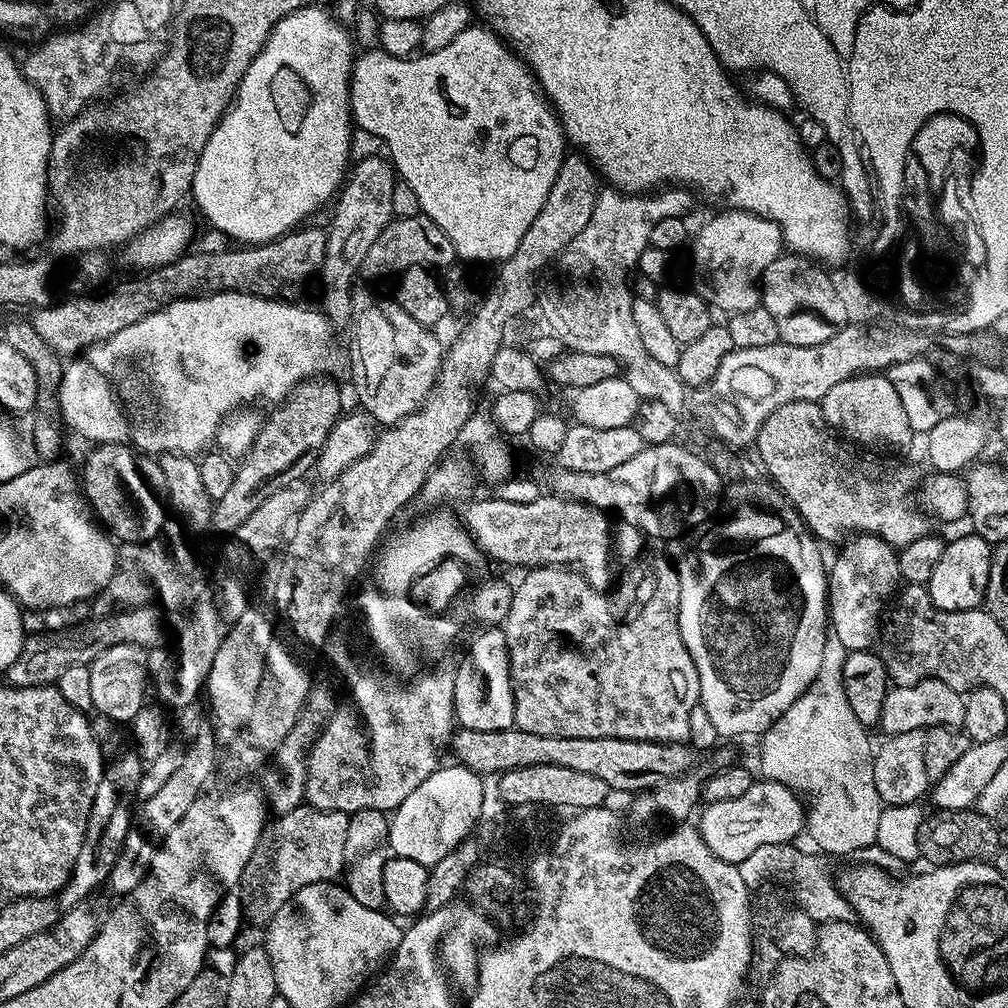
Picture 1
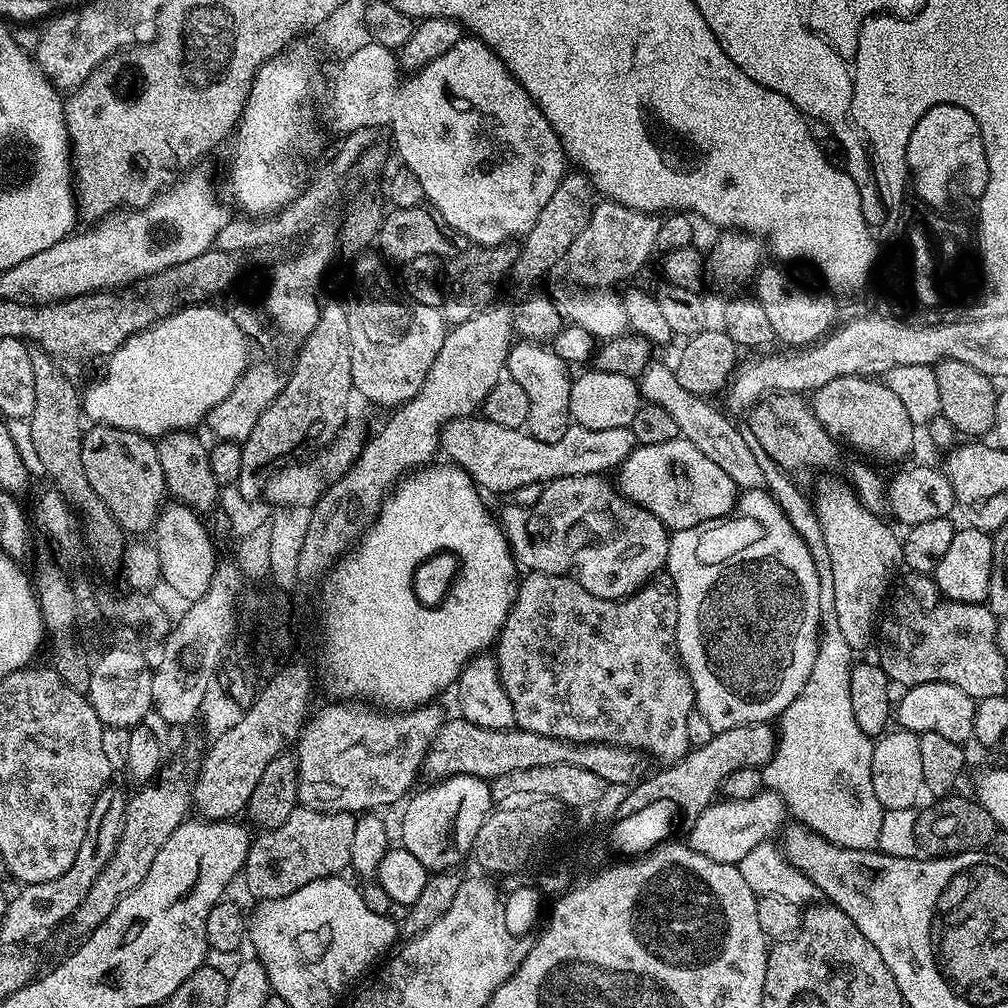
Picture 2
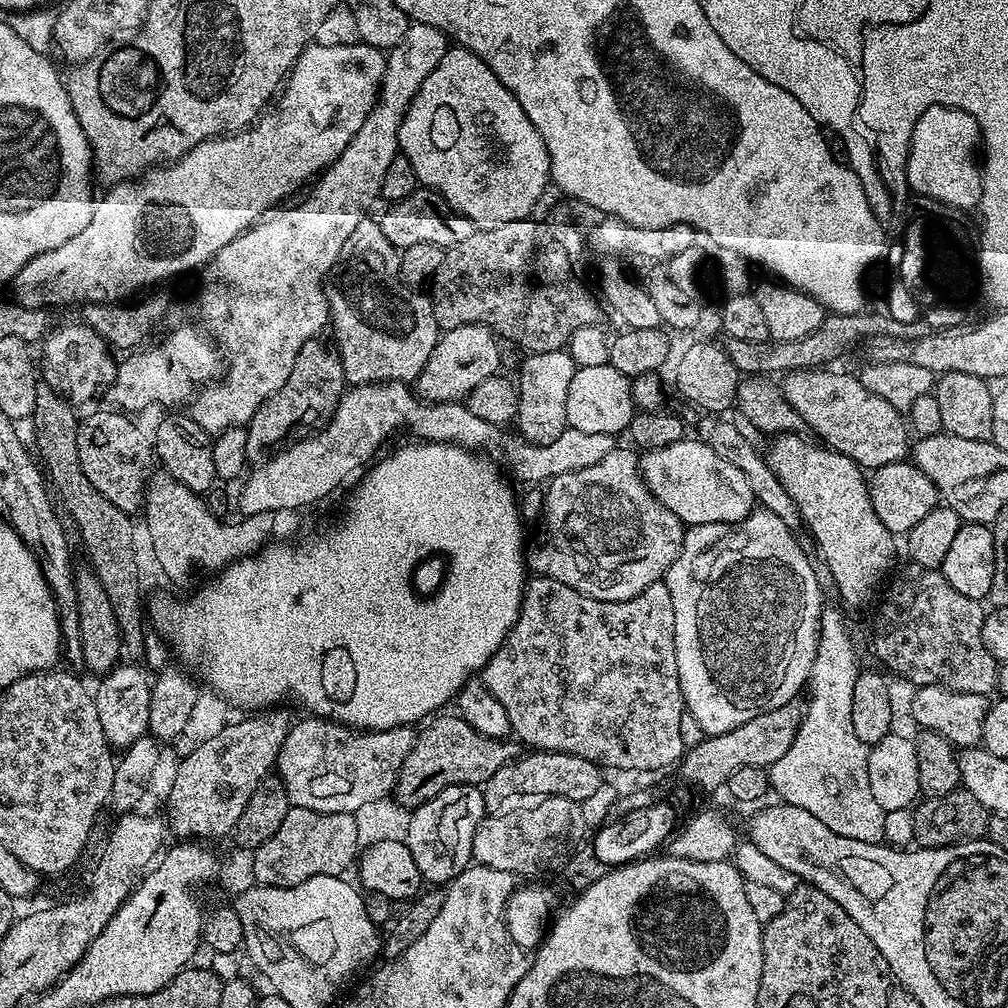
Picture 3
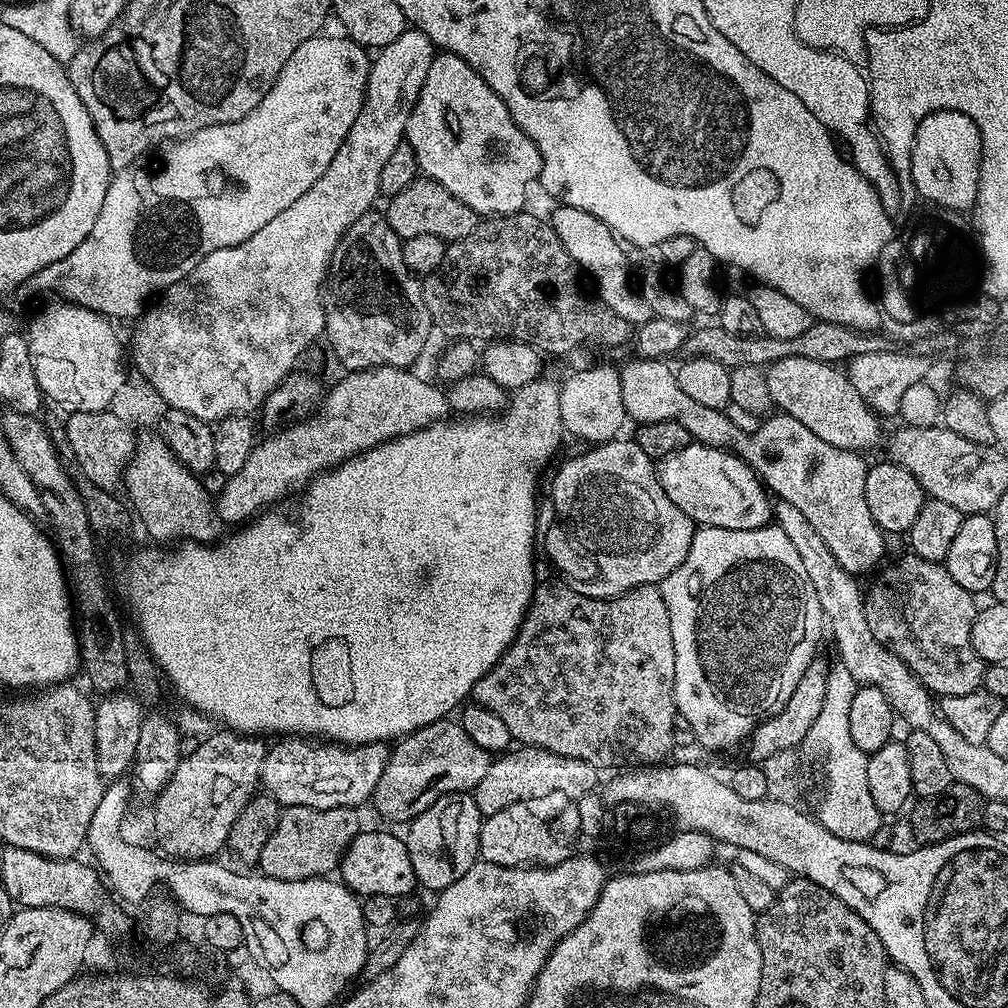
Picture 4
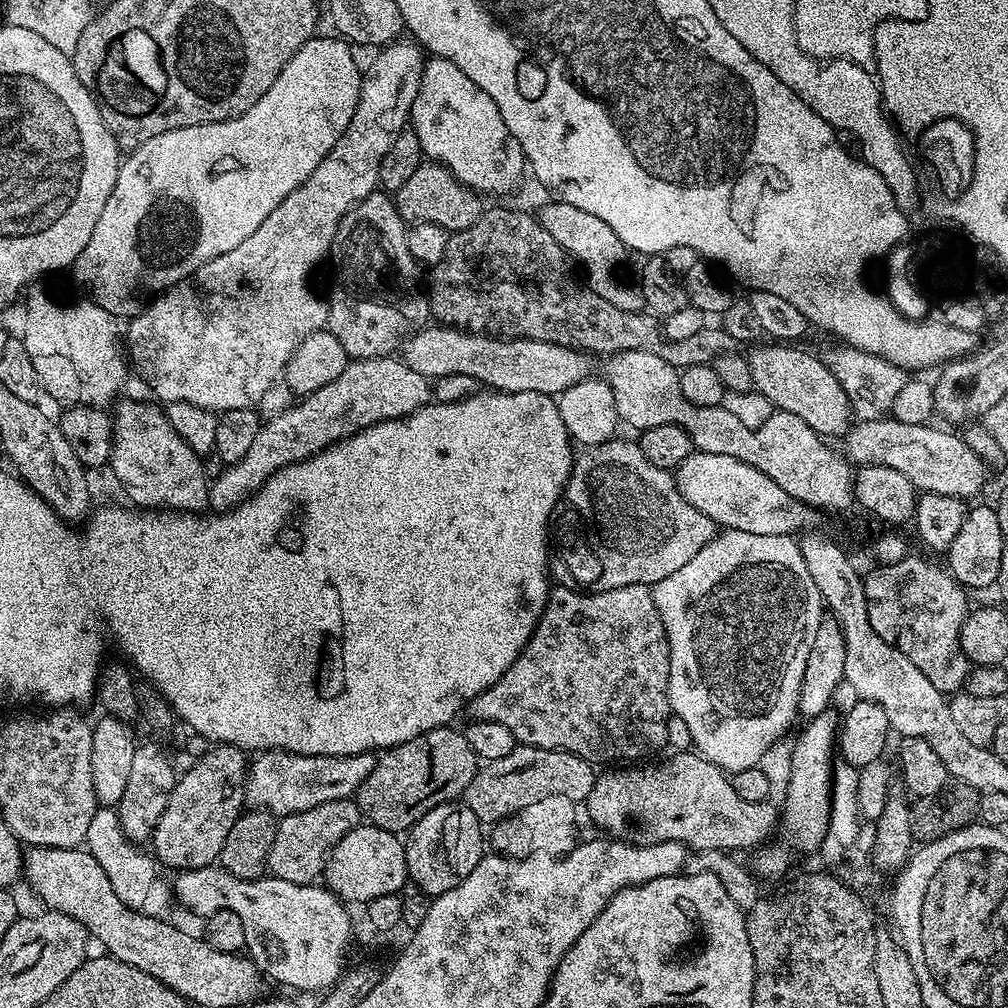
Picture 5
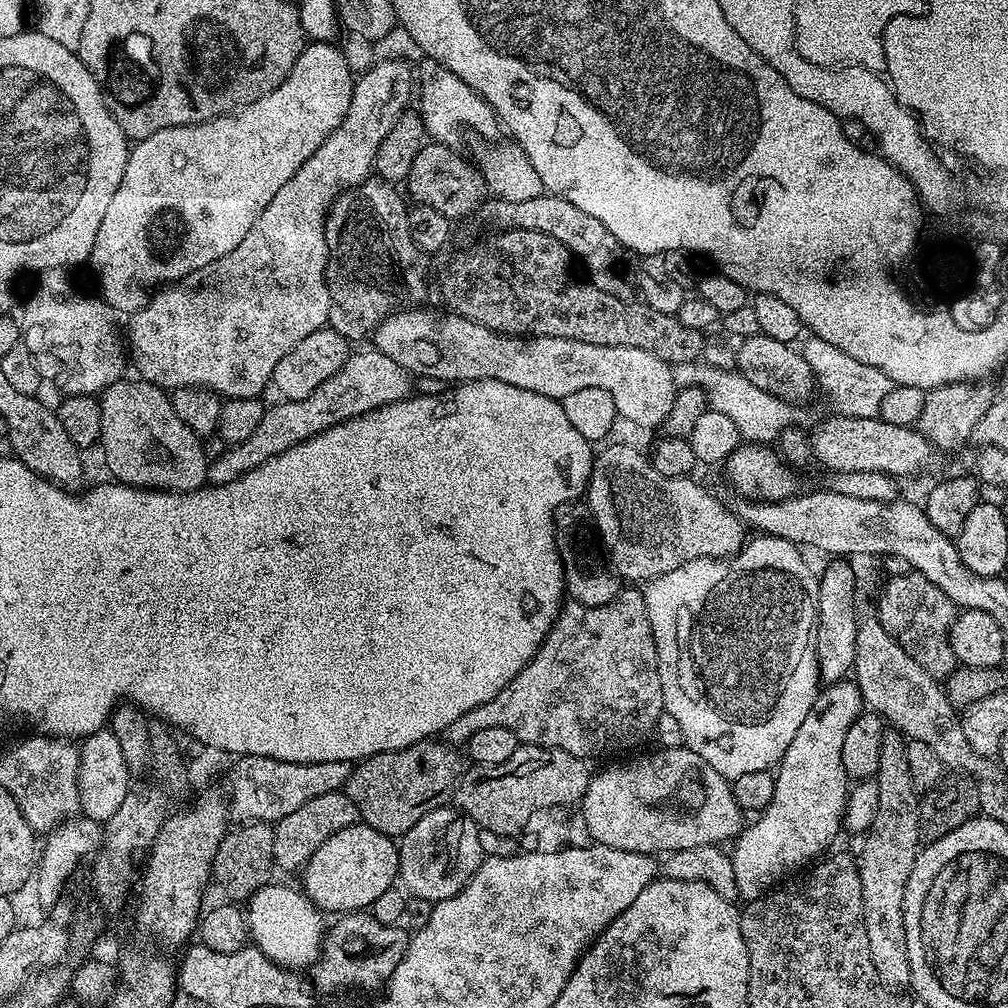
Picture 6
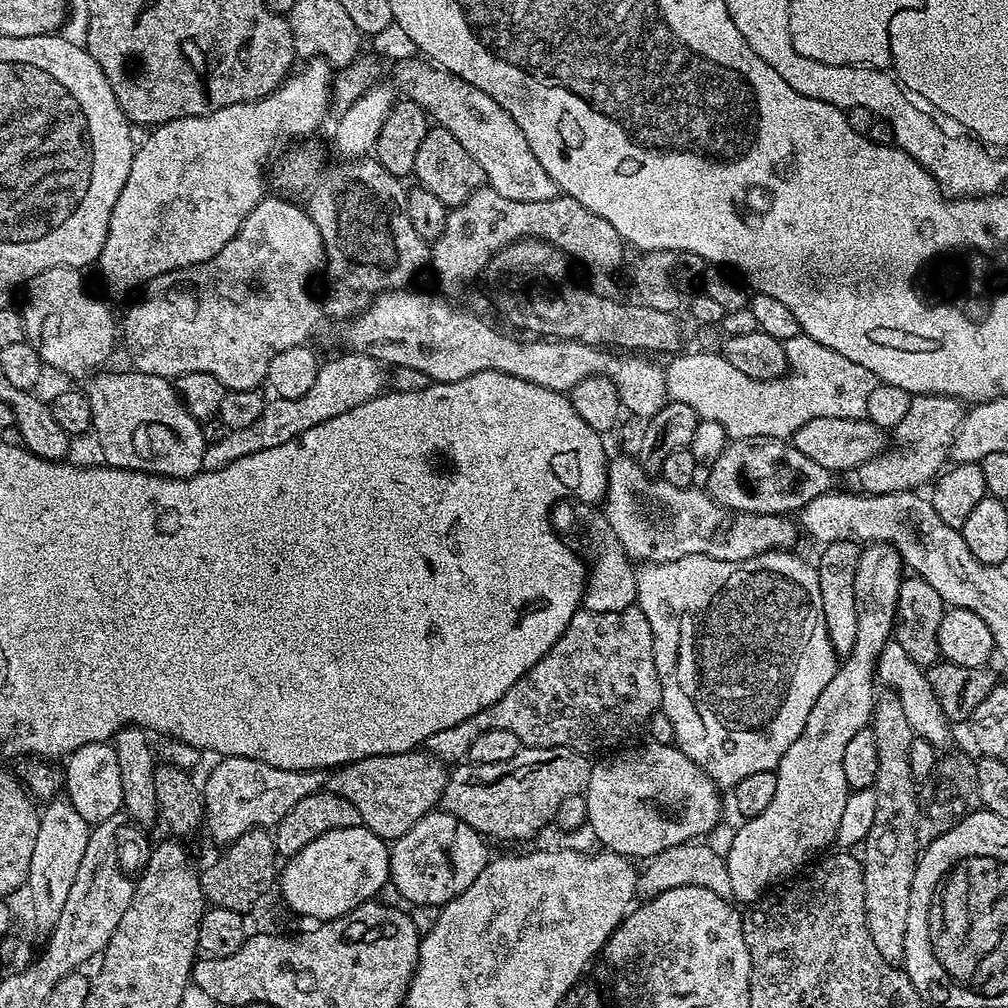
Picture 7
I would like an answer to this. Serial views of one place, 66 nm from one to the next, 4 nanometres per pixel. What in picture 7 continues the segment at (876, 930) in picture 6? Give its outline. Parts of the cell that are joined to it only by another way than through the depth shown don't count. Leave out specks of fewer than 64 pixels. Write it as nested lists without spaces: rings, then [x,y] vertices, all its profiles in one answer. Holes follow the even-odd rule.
[[[884,694],[876,701],[876,709],[872,711],[874,742],[878,745],[878,774],[875,790],[878,798],[878,810],[874,814],[874,822],[870,826],[870,834],[866,834],[862,845],[862,867],[864,869],[864,889],[866,890],[866,924],[870,936],[874,938],[874,946],[878,946],[878,954],[888,964],[896,966],[903,961],[904,943],[906,942],[906,918],[910,918],[910,890],[914,882],[914,870],[918,859],[918,841],[916,823],[920,813],[918,781],[910,770],[910,742],[914,738],[910,721],[902,711],[902,702],[895,694]]]

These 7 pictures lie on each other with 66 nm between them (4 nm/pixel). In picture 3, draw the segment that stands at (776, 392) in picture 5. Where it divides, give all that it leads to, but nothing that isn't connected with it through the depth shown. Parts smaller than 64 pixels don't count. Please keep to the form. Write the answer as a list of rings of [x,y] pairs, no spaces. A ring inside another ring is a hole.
[[[830,370],[789,371],[781,381],[784,397],[798,411],[801,423],[835,452],[846,454],[866,470],[903,461],[910,450],[910,432],[901,411],[862,386],[857,375]]]

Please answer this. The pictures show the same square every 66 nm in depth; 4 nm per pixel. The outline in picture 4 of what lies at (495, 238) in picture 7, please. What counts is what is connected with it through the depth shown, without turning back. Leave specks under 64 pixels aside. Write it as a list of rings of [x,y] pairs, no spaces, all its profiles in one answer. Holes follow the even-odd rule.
[[[560,204],[557,212],[550,216],[550,223],[558,238],[566,246],[572,261],[581,269],[592,268],[592,276],[596,279],[594,292],[599,299],[618,314],[618,318],[626,318],[626,322],[639,326],[650,322],[653,314],[646,298],[639,287],[628,281],[628,256],[624,253],[625,245],[621,243],[615,232],[607,228],[594,214],[586,214],[586,210],[578,210],[574,206]]]

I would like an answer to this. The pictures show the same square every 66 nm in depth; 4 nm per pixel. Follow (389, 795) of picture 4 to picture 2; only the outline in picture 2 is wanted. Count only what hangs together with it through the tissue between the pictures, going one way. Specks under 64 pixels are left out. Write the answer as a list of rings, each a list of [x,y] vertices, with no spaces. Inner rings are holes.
[[[463,718],[445,719],[441,724],[438,734],[428,747],[428,753],[424,755],[423,775],[429,776],[429,781],[435,782],[445,780],[451,776],[476,776],[480,780],[489,782],[518,770],[528,770],[534,766],[556,766],[565,764],[566,766],[579,766],[582,770],[590,770],[590,774],[598,774],[607,784],[627,784],[632,786],[645,775],[645,757],[636,752],[633,748],[619,748],[613,744],[575,744],[569,740],[559,740],[550,738],[546,734],[534,734],[530,730],[522,730],[515,726],[504,730],[486,730],[482,726],[474,726],[474,722]]]

